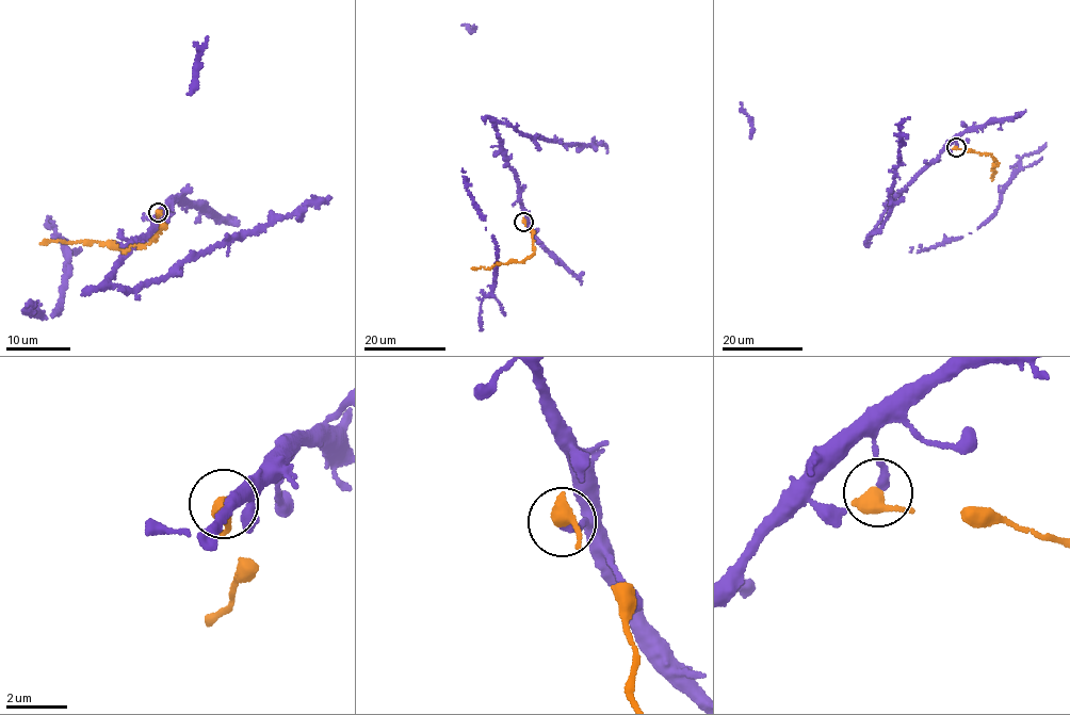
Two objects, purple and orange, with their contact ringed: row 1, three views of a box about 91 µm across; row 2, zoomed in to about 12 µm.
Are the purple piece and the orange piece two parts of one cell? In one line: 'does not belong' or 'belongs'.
does not belong

